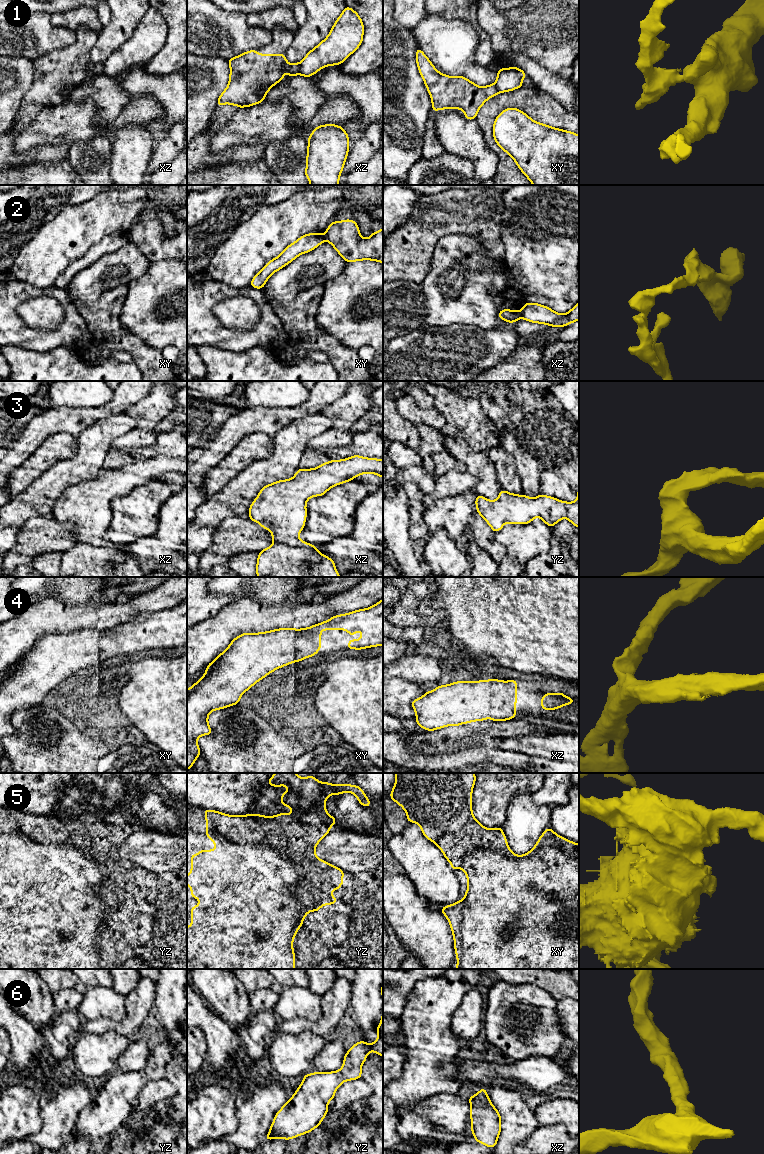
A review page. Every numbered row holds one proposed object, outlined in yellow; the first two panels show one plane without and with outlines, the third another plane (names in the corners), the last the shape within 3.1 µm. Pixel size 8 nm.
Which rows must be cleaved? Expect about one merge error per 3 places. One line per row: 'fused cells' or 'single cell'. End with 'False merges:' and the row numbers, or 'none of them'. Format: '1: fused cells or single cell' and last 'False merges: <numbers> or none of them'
1: fused cells
2: fused cells
3: single cell
4: single cell
5: fused cells
6: single cell
False merges: 1, 2, 5

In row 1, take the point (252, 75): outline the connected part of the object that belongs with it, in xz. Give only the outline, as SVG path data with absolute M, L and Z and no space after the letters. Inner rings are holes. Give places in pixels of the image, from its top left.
M251 50L228 59L228 62L230 65L229 83L218 98L217 106L231 104L243 108L261 103L267 92L284 79L285 70L289 77L300 74L299 63L289 64L285 54L259 54L257 50Z

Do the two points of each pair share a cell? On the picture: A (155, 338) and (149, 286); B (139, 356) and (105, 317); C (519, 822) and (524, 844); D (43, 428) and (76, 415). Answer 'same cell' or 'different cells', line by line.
A: same cell
B: same cell
C: same cell
D: same cell

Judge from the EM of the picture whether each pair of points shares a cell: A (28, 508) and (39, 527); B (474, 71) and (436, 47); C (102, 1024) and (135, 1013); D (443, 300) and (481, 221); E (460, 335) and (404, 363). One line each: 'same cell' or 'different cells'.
A: different cells
B: same cell
C: same cell
D: different cells
E: same cell

